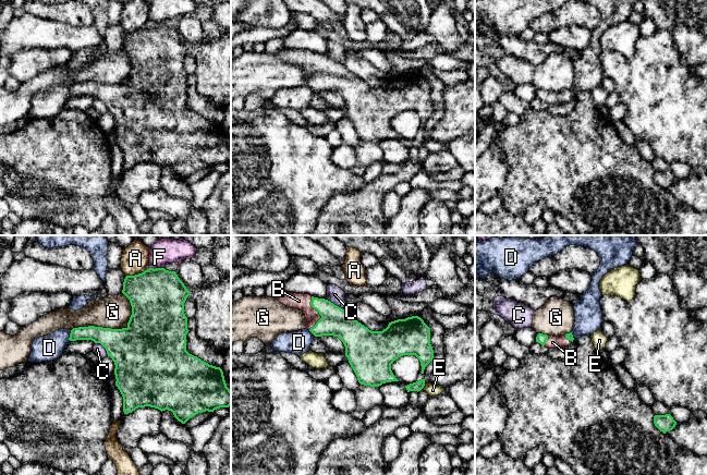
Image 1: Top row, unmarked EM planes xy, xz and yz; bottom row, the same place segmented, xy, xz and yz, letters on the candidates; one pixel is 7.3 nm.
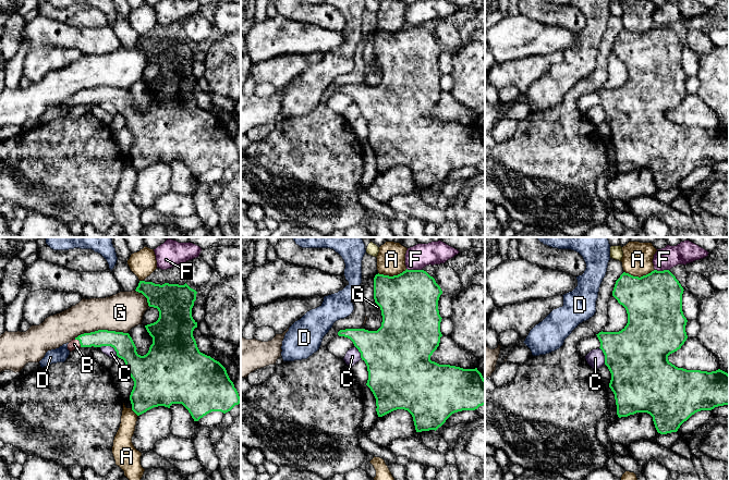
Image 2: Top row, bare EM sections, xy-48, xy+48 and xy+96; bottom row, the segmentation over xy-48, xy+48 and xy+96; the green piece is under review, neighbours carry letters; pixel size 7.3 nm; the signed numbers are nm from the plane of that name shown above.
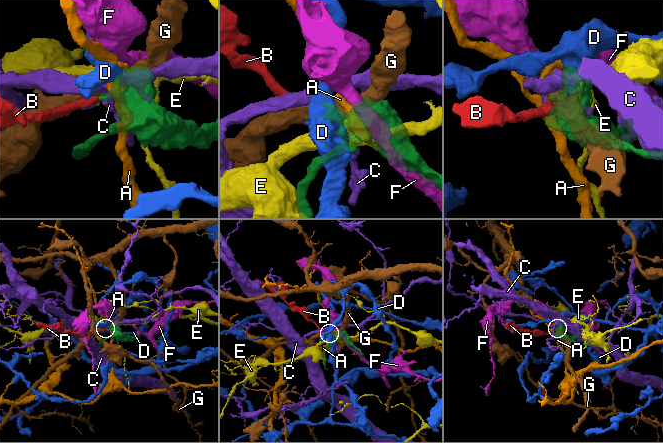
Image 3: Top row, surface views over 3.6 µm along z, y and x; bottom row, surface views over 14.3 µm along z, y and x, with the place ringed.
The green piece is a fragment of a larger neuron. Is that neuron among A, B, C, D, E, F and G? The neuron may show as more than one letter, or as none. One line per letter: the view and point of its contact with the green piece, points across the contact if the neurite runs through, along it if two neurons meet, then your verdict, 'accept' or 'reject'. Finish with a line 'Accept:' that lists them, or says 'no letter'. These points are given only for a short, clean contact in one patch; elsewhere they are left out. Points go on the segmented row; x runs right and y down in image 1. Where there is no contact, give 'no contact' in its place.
A: meets green in xy at (138, 273); reject
B: meets green in xz at (319, 314); runs through xz (334, 321), (319, 314), (305, 302), (299, 301); accept
C: meets green in xy at (104, 346); reject
D: meets green in xy at (70, 336); border along xy (71, 330), (69, 340); reject
E: meets green in xz at (424, 385); reject
F: meets green in xy at (156, 268); reject
G: meets green in xy at (97, 327); reject
Accept: B

